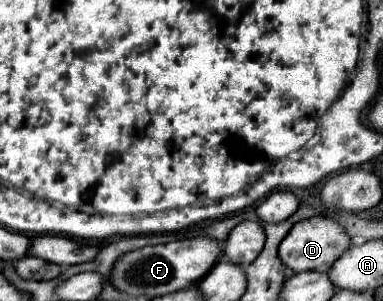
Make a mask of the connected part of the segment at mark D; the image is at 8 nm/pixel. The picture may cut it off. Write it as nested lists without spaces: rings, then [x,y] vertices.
[[[311,217],[311,219],[305,219],[305,221],[293,225],[291,233],[287,233],[287,237],[279,245],[279,259],[293,273],[301,273],[301,271],[327,273],[331,269],[331,265],[335,263],[335,259],[339,255],[343,255],[343,251],[349,247],[349,243],[351,243],[351,239],[347,239],[347,235],[343,235],[343,231],[339,231],[339,227],[335,227],[335,221],[331,221],[327,217]]]

